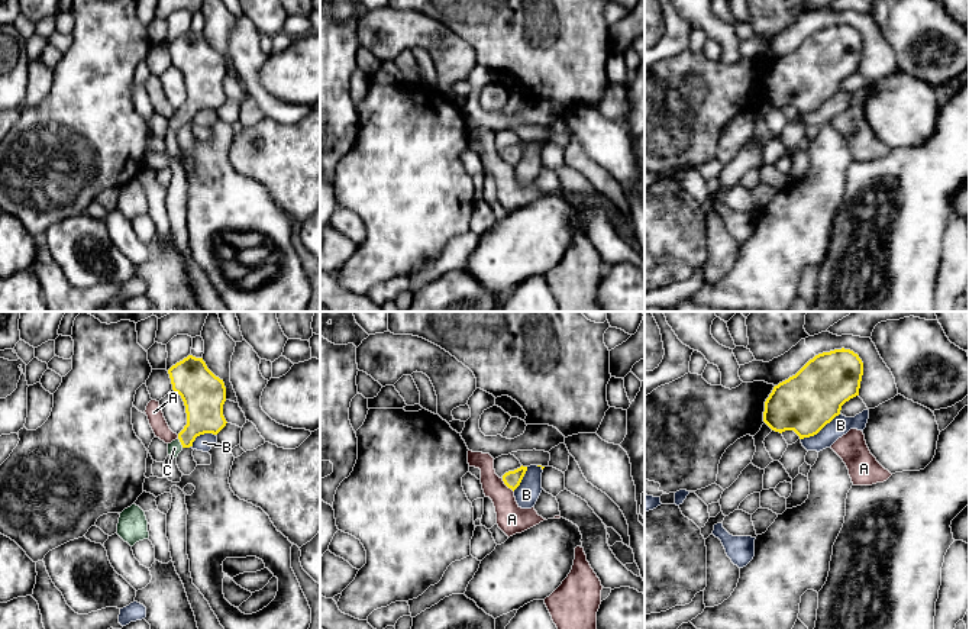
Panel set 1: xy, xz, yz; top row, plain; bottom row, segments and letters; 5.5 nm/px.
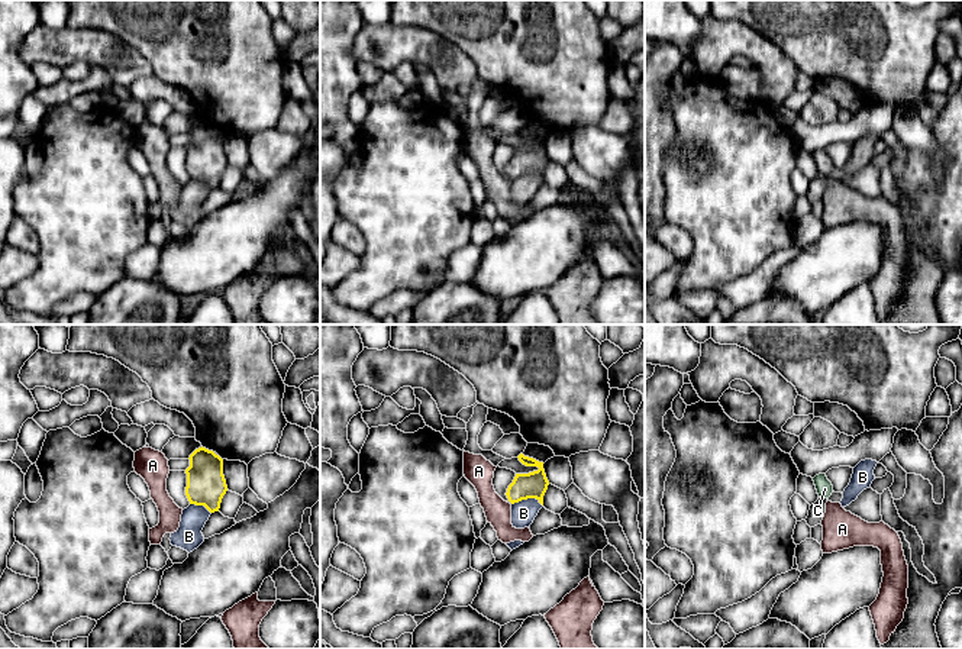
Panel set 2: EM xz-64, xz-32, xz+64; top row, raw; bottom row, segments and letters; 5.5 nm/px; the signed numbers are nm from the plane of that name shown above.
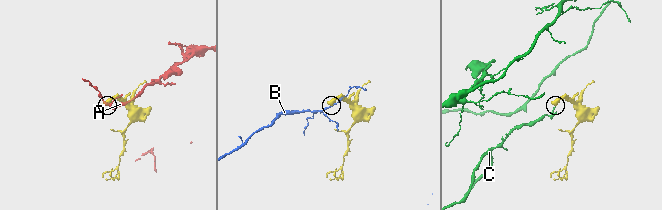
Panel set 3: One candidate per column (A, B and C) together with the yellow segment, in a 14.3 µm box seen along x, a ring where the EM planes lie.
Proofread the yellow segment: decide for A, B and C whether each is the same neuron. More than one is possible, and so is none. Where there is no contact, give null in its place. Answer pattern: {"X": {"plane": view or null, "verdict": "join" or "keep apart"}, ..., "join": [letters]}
{"A": {"plane": "xz", "verdict": "keep apart"}, "B": {"plane": "yz", "verdict": "keep apart"}, "C": {"plane": "xy", "verdict": "join"}, "join": ["C"]}

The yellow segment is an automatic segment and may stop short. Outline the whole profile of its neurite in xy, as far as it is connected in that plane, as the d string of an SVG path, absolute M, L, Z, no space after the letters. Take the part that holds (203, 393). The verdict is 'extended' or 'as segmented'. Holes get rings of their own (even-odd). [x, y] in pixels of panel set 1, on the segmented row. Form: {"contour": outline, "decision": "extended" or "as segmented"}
{"contour": "M193 355L172 365L168 374L172 390L181 396L187 413L187 425L178 438L168 443L168 455L177 458L184 448L193 446L197 436L217 435L226 426L226 387L223 380L207 368L203 358Z", "decision": "extended"}

